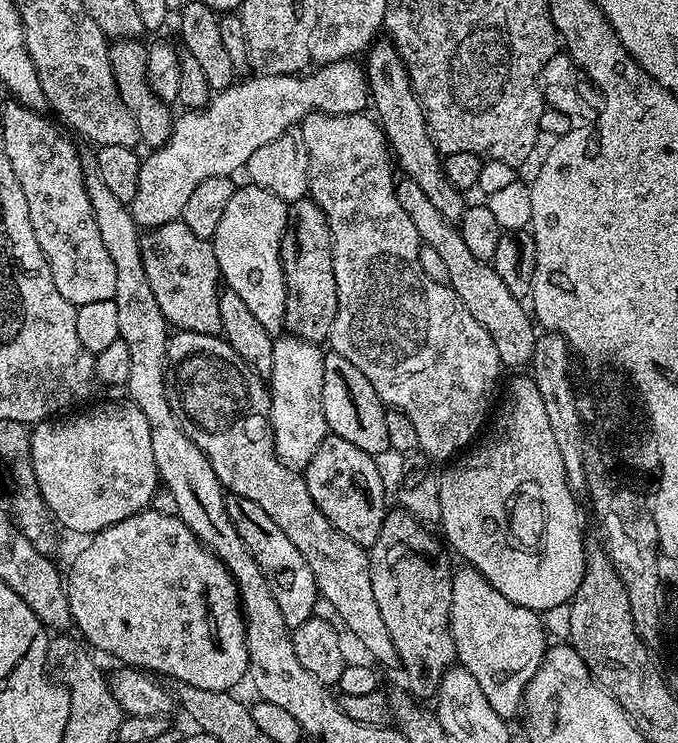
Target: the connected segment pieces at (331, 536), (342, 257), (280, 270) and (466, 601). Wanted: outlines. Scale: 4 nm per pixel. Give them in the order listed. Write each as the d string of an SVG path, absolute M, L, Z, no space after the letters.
M173 331L168 338L167 371L170 373L170 388L174 393L174 408L182 421L184 433L206 454L210 466L214 466L214 474L218 474L218 482L225 493L250 498L257 506L262 506L266 514L298 546L302 558L306 558L306 566L310 566L310 574L316 579L316 590L321 601L324 600L336 611L335 619L352 631L352 636L381 664L384 668L401 667L398 650L394 648L394 638L390 638L390 630L386 630L386 621L378 611L378 602L374 599L374 585L370 582L370 566L372 558L369 549L358 546L358 542L346 538L314 506L314 498L310 498L310 490L306 486L303 475L295 468L287 468L276 457L276 447L272 437L272 423L268 421L270 410L269 385L265 377L258 375L247 362L224 339L223 335L211 336L197 332Z
M311 112L304 120L300 121L298 136L308 155L308 190L311 199L316 200L318 206L322 206L322 210L326 214L326 222L330 222L330 234L332 235L334 282L338 290L338 314L334 314L334 326L330 333L331 351L337 352L342 358L347 358L349 362L354 362L354 366L358 366L358 370L362 370L362 374L366 374L366 378L370 378L370 386L374 386L374 390L383 404L410 418L411 425L414 426L417 434L419 451L433 462L451 461L461 455L481 435L479 432L483 430L484 423L488 420L488 411L492 408L492 399L496 396L496 387L500 384L500 372L502 373L498 350L494 346L490 334L486 334L486 330L478 322L478 318L474 318L474 314L470 314L470 310L466 310L466 306L458 298L456 291L449 288L447 284L439 284L426 278L420 265L422 241L418 230L414 230L414 222L410 222L410 214L406 214L406 210L402 210L402 202L398 202L397 177L392 176L394 156L389 149L388 139L384 136L384 129L380 127L379 123L364 112L350 113L345 116Z
M251 182L241 183L226 205L226 211L218 222L218 230L212 235L212 249L218 258L220 275L223 283L234 294L242 297L242 302L258 318L258 323L272 335L273 338L285 331L286 318L286 282L284 281L284 267L280 261L280 247L284 231L288 225L288 204L278 194L266 190L262 186Z
M460 566L452 577L448 628L454 638L459 667L474 674L490 706L494 706L494 711L504 720L519 717L526 686L544 661L546 631L541 613L518 606L498 594L476 568Z

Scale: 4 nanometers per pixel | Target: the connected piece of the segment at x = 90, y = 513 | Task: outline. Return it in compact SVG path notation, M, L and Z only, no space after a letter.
M106 402L78 413L49 418L35 425L30 434L31 460L35 480L53 519L62 528L92 536L114 522L145 511L160 486L160 479L151 449L150 424L135 404Z

